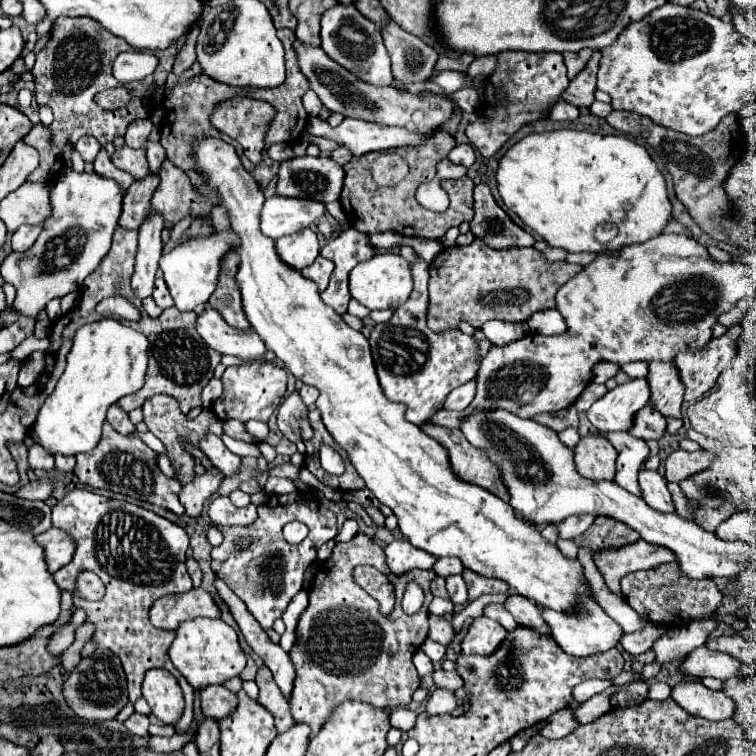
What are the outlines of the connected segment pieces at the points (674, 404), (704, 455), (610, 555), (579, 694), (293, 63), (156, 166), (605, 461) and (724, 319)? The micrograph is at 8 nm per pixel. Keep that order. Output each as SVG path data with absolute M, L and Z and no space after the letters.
M650 362L648 364L648 386L650 386L650 404L662 416L682 420L680 406L684 396L684 386L678 380L678 370L672 362Z
M674 450L666 458L666 480L668 482L682 482L690 478L692 474L698 474L702 470L708 470L714 462L714 456L706 450L700 452L686 452L686 450Z
M642 538L630 546L620 546L618 550L598 550L598 554L592 554L592 558L596 568L602 572L606 586L616 594L620 594L622 576L674 562L674 554L670 554L670 550L644 542Z
M586 680L586 682L578 684L578 686L574 686L572 698L574 698L576 704L582 704L582 702L586 702L588 698L592 698L594 694L604 692L610 684L612 684L612 682L606 682L606 680Z
M278 30L278 38L284 44L284 60L286 60L286 80L284 84L276 86L276 88L268 88L268 90L252 90L252 96L256 94L256 98L262 98L266 102L270 102L276 110L278 116L274 118L274 122L270 124L268 130L268 148L272 144L278 142L294 142L294 132L296 132L296 124L298 124L298 112L302 114L302 96L308 90L308 80L306 76L298 70L298 60L294 58L294 46L292 42L296 40L292 30Z
M148 142L146 144L146 156L148 156L148 164L150 164L150 172L158 174L162 162L166 160L166 152L158 142Z
M602 434L586 436L576 446L574 454L576 470L590 480L614 480L616 474L616 450Z
M734 306L730 312L724 312L724 314L720 314L720 318L718 318L718 322L720 324L724 324L724 326L734 326L734 324L738 324L740 320L742 320L742 310L740 310L740 306Z

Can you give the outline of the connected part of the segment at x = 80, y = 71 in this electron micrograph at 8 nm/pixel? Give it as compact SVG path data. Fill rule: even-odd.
M62 16L54 22L52 36L50 36L46 48L42 48L38 52L36 64L32 68L34 84L36 84L36 92L34 92L36 102L40 106L48 106L54 112L54 122L50 128L40 124L28 136L24 136L24 142L34 146L40 154L40 166L28 176L30 182L46 182L46 184L54 182L54 176L62 168L62 160L66 160L66 156L74 148L74 142L78 142L80 136L90 134L90 136L98 138L98 142L102 146L106 146L108 142L114 140L116 134L124 134L132 120L150 116L152 90L156 90L156 86L162 86L166 76L172 72L172 64L174 64L174 58L178 52L176 42L174 42L174 46L168 46L166 50L156 50L160 64L158 64L156 72L142 82L142 84L146 84L146 88L132 88L132 82L130 82L130 92L132 92L130 104L110 112L110 110L104 110L102 106L98 106L94 96L102 90L122 86L112 76L112 64L122 50L130 50L130 44L126 44L124 38L118 38L118 36L110 34L108 30L104 30L102 26L98 26L98 22L94 22L92 18ZM50 136L54 136L54 144L48 142Z

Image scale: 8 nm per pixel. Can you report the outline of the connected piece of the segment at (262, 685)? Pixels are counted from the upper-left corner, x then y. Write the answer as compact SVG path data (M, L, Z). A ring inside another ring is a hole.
M266 666L258 668L256 684L258 684L258 688L260 688L258 702L274 716L276 730L278 730L278 732L286 732L286 730L292 726L294 720L292 720L290 706L288 706L286 698L282 696L280 688L276 686L276 682L274 682L274 678L272 678L270 668L266 668Z

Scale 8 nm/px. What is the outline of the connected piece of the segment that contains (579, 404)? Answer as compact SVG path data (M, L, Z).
M590 382L586 386L586 390L578 396L578 400L574 402L574 406L580 410L580 412L586 412L596 400L600 400L604 394L606 394L606 386L604 384L596 384L596 382Z

